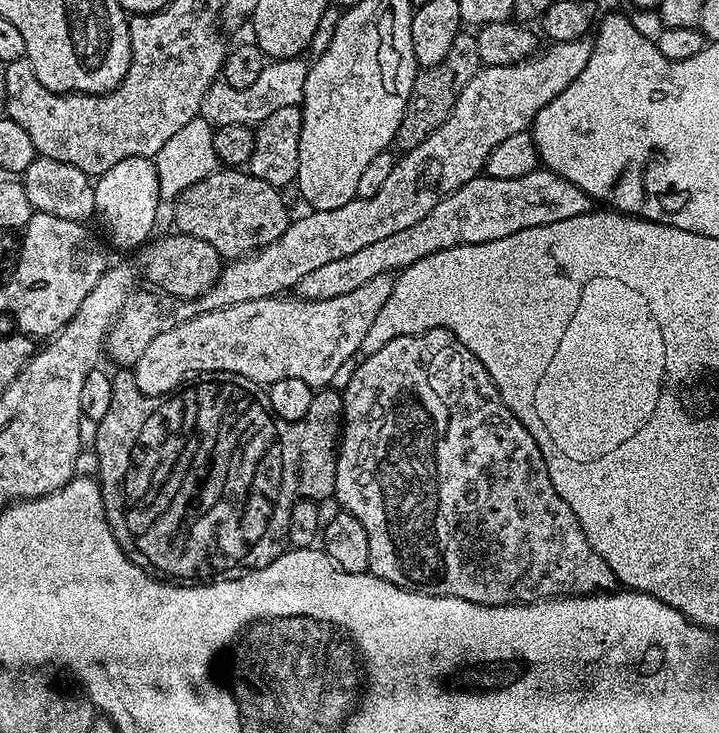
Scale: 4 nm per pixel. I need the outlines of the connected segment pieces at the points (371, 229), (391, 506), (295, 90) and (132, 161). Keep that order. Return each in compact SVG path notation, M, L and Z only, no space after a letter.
M591 39L549 43L547 47L545 52L544 49L537 51L535 56L529 56L514 66L481 67L480 72L466 82L466 90L458 94L458 102L454 102L454 110L450 110L446 122L442 122L426 142L414 146L397 159L386 182L378 186L378 194L351 200L346 202L346 206L338 206L338 210L305 211L305 216L301 220L293 219L274 242L258 249L255 254L228 260L216 284L205 296L196 300L179 300L159 290L133 291L119 318L108 330L107 355L112 355L113 362L120 364L116 366L135 366L146 346L150 346L158 334L182 326L182 322L193 320L201 312L213 312L238 302L254 302L287 293L287 288L288 291L295 289L313 270L338 262L338 258L347 258L381 238L390 238L390 234L410 230L410 226L422 222L438 202L484 172L484 163L490 158L494 146L499 146L514 134L529 131L537 114L554 102L554 98L558 98L558 94L562 94L562 90L566 90L582 70L586 70L586 62L590 62Z
M435 328L434 330L426 330L422 334L414 334L413 336L396 336L394 342L386 342L386 346L382 346L382 350L378 350L369 356L364 356L361 361L361 364L353 370L352 377L348 380L348 385L342 388L344 419L342 421L340 447L336 454L336 490L334 495L343 511L354 514L354 518L358 518L358 522L362 522L362 527L366 530L366 538L370 538L368 572L371 575L378 577L380 580L390 582L394 586L404 589L405 592L425 592L431 596L453 596L454 598L462 598L466 602L474 602L482 606L533 604L539 600L554 600L558 596L595 596L598 592L610 592L617 587L618 581L616 576L611 572L610 566L595 552L594 547L587 541L586 534L583 533L583 528L579 525L574 510L558 496L558 491L555 490L554 484L550 480L546 460L543 458L538 444L531 437L530 432L524 428L522 422L506 406L506 402L502 402L502 398L498 394L498 390L494 386L486 366L482 366L482 362L478 362L478 358L474 358L474 354L470 354L470 350L466 350L466 346L462 346L462 342L458 342L458 338L453 332L445 328Z
M292 57L267 63L257 81L244 90L230 86L223 80L217 81L212 84L203 98L200 107L201 116L214 128L242 124L255 126L275 111L282 110L283 107L301 105L305 92L306 74L310 67L309 63L303 60L301 57Z
M146 156L124 158L106 174L97 177L93 188L95 217L107 232L104 234L107 245L118 250L133 251L143 247L153 235L158 208L162 205L155 163Z

